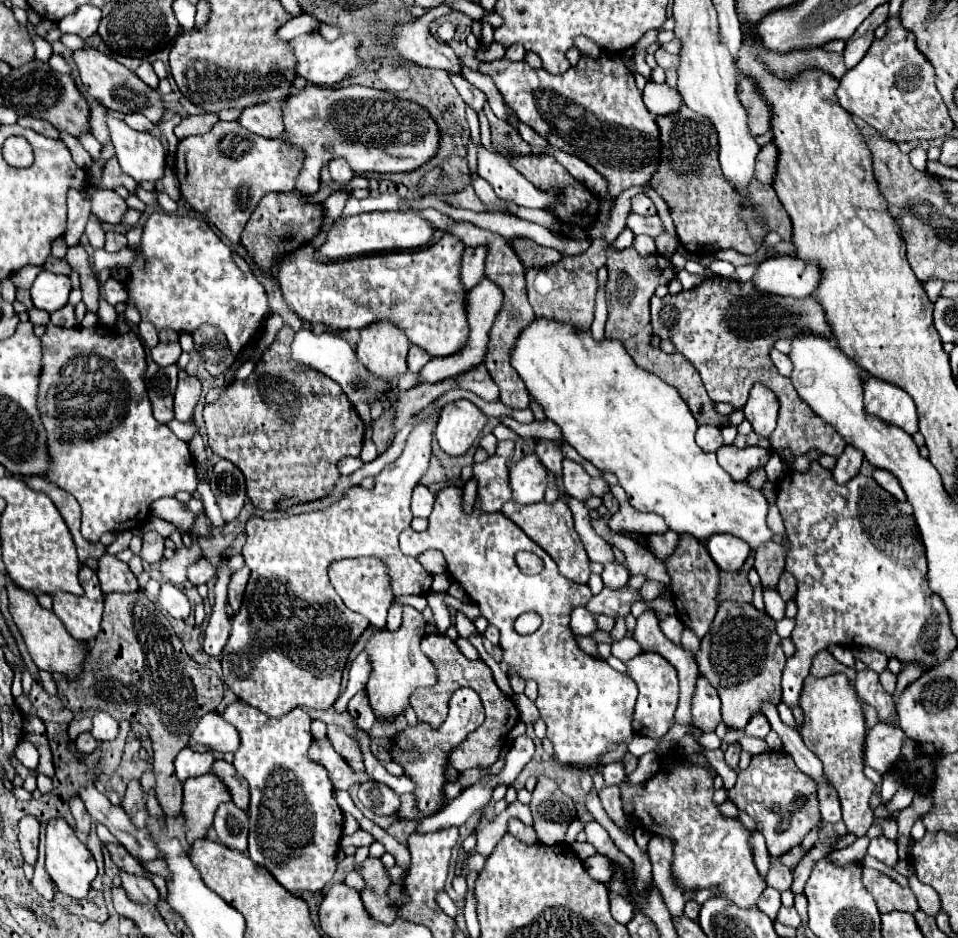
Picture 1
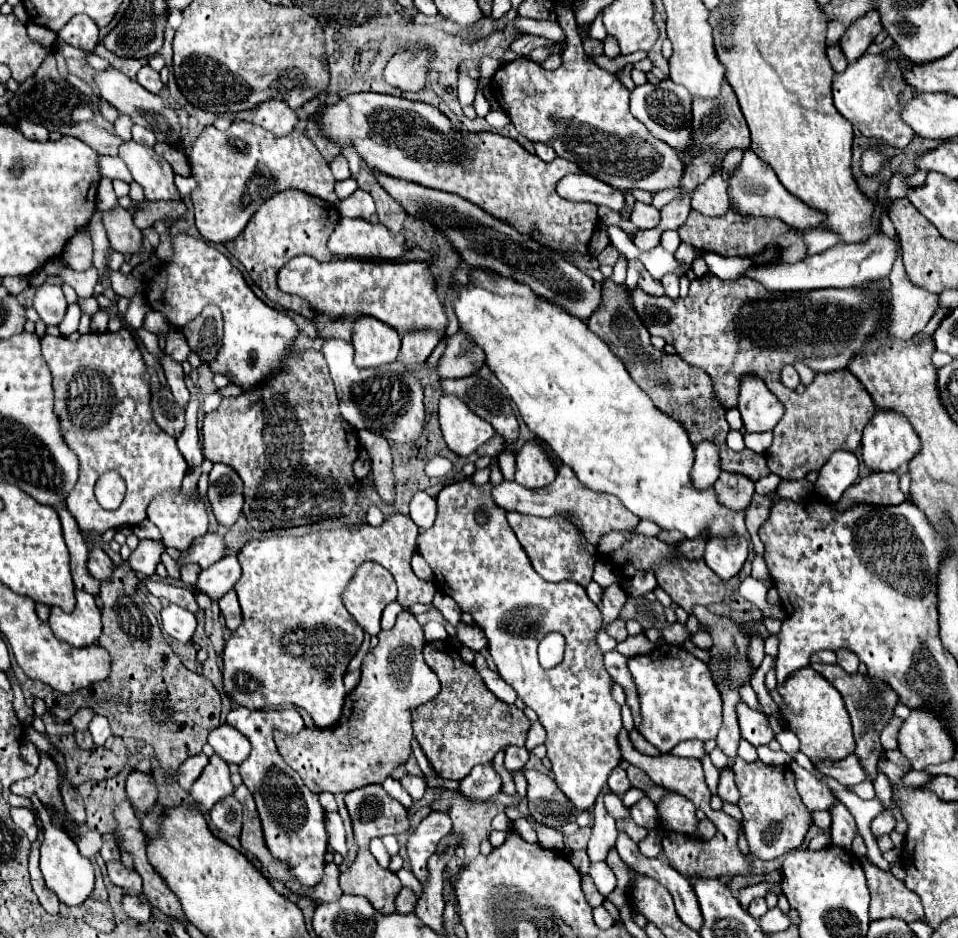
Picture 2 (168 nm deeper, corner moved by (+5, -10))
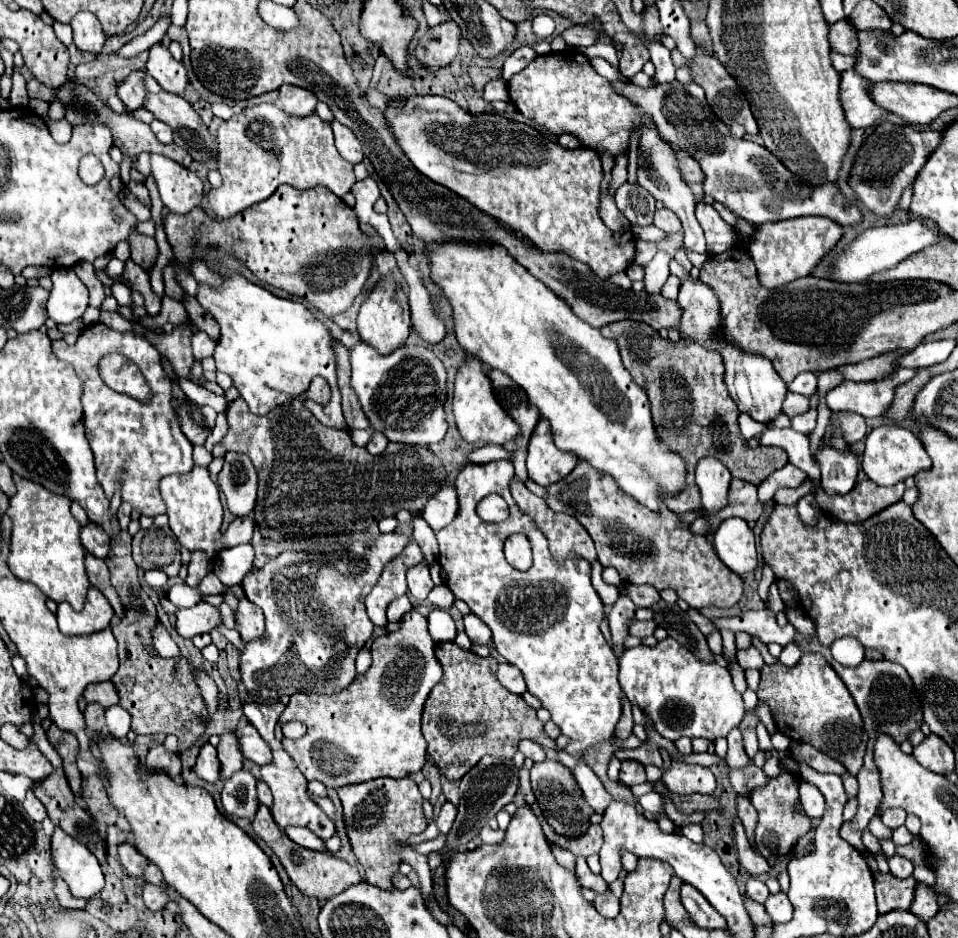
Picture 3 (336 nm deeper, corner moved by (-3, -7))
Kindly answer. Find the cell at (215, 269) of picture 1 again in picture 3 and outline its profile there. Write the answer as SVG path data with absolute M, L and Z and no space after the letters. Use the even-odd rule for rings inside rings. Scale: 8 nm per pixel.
M222 275L222 281L224 283L220 291L200 285L196 299L216 317L220 325L220 338L213 355L216 367L232 377L234 387L248 403L250 411L254 415L266 415L284 401L306 393L310 381L316 375L322 375L332 389L330 403L318 405L306 399L304 405L324 425L346 429L340 405L342 397L336 379L334 339L326 325L320 323L302 303L276 297L264 287L246 281L242 275Z

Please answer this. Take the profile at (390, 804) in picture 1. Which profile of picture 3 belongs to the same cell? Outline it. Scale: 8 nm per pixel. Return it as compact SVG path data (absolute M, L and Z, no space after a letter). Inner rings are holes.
M412 777L404 779L372 779L366 783L346 785L336 789L342 809L346 833L352 845L352 851L360 865L366 871L366 881L380 889L394 889L392 875L398 871L400 857L390 851L390 841L406 845L410 835L418 835L426 829L428 821L422 811L422 795Z

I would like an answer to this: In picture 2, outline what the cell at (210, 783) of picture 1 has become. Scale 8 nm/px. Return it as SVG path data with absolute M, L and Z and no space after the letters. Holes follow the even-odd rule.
M212 756L210 764L204 768L200 778L192 784L190 796L194 804L200 808L200 812L206 816L216 802L220 802L224 796L230 796L234 790L230 782L228 764L220 756Z

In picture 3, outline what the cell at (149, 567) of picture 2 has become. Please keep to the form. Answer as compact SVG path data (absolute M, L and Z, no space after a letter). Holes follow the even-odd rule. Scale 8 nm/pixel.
M148 527L134 535L134 563L140 569L160 569L168 577L176 577L180 571L180 549L176 535L170 527Z

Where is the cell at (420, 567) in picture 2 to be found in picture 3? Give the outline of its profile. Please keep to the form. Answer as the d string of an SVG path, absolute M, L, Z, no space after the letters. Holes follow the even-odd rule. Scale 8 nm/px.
M415 541L407 545L404 551L389 562L383 569L378 583L366 597L368 617L374 625L384 627L386 621L386 607L396 599L406 595L408 586L406 573L408 569L421 562L426 562L420 547ZM384 579L384 581L382 581ZM382 581L382 583L380 583Z

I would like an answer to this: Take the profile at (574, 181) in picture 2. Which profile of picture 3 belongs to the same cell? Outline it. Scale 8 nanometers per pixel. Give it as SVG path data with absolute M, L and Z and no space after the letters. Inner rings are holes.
M624 183L616 189L614 201L632 225L652 225L656 201L644 187L636 183Z

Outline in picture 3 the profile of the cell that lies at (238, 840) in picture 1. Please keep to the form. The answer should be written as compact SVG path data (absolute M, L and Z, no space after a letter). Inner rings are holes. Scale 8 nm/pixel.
M240 769L222 783L222 803L228 815L248 819L256 815L256 809L260 805L256 795L256 783L258 779L246 769Z

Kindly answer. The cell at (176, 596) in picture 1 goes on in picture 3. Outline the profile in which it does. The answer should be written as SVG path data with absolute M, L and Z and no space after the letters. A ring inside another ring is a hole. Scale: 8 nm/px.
M198 601L194 607L178 609L176 613L176 629L186 639L192 639L194 635L200 633L210 633L220 623L222 623L220 609L206 601Z

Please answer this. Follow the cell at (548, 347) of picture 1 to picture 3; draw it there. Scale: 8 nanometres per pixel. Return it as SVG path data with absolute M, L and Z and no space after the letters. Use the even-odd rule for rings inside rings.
M428 241L426 255L430 261L430 279L444 291L452 307L458 343L470 355L480 357L488 367L506 373L528 393L528 401L550 421L558 449L572 451L598 471L610 473L624 493L632 495L648 509L658 509L658 505L664 503L658 495L658 487L666 493L676 493L684 487L686 465L678 453L672 453L666 443L656 437L646 391L630 379L630 373L622 365L618 345L612 339L602 337L598 329L580 321L560 297L532 277L528 269L516 265L504 249L468 245L468 241Z

